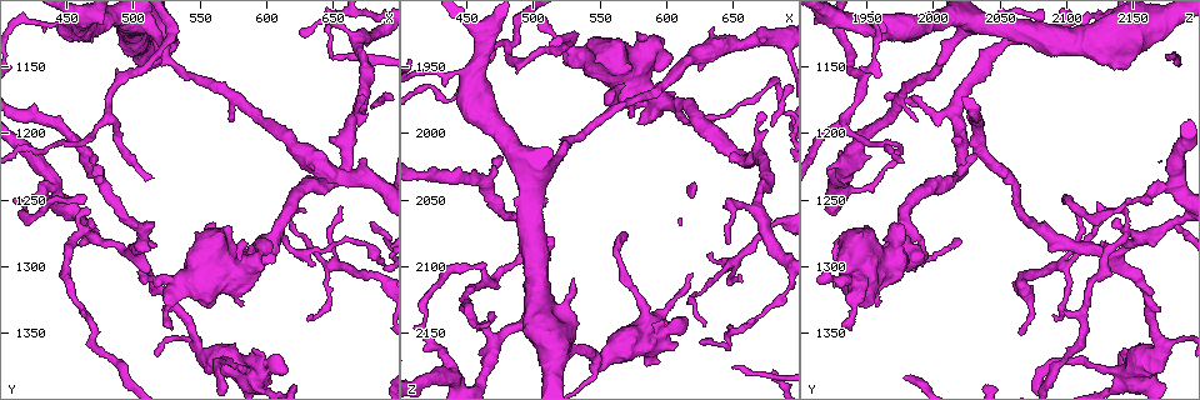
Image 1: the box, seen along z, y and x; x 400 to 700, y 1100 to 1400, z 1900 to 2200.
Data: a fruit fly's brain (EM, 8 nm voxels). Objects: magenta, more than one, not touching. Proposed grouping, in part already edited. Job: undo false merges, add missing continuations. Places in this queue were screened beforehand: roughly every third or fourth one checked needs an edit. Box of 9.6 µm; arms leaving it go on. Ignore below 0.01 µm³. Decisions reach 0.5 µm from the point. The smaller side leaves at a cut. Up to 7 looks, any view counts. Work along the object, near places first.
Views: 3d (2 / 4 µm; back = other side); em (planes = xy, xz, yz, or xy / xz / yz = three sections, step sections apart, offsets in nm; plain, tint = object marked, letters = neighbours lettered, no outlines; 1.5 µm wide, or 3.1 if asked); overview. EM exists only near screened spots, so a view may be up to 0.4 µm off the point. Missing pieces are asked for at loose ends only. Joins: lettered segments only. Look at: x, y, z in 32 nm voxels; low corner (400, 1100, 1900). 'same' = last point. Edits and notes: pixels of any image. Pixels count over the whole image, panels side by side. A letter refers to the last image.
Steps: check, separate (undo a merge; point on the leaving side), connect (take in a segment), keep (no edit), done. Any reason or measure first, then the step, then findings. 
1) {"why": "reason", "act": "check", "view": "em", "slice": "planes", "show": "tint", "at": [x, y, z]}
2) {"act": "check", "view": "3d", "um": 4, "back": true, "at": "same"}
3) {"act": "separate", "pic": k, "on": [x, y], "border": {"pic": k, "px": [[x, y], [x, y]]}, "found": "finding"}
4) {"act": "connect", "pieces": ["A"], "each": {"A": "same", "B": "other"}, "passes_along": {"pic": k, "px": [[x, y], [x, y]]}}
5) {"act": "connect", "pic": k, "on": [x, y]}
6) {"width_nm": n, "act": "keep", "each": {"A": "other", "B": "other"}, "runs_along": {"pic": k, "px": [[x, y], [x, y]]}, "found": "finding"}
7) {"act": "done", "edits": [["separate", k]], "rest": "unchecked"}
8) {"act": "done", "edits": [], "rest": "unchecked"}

{"why": "abrupt turn", "act": "check", "view": "3d", "um": 4, "at": [648, 1120, 2150]}

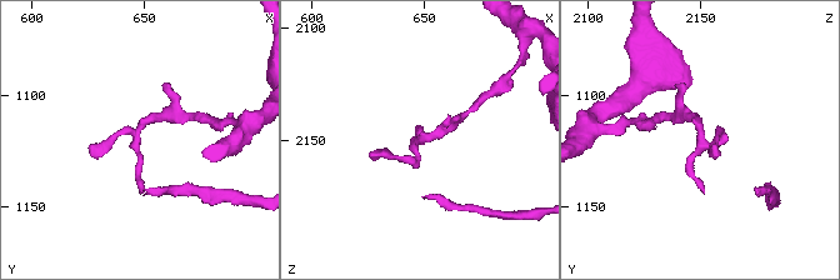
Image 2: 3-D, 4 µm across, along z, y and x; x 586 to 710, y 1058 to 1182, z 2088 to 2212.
{"why": "now the EM", "act": "check", "view": "em", "slice": "planes", "show": "letters", "at": [647, 1120, 2151]}

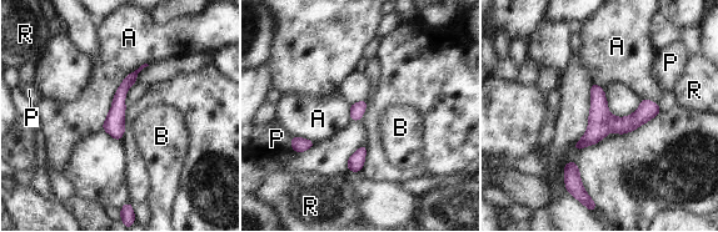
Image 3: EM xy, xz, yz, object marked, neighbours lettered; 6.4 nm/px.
{"act": "keep", "each": {"A": "other", "B": "other", "P": "other", "R": "other"}, "found": "one cell here"}

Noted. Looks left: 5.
{"act": "check", "view": "3d", "um": 2, "at": [574, 1192, 1990]}

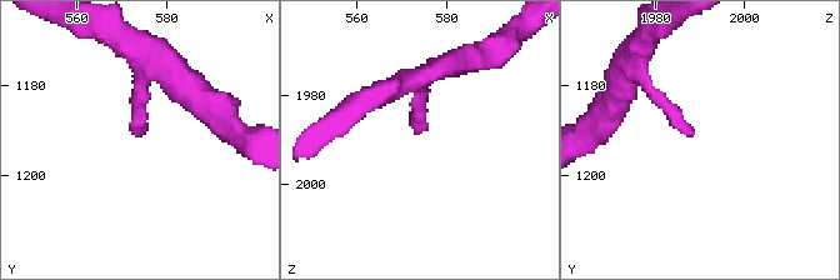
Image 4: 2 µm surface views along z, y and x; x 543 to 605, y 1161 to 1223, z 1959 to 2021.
{"act": "check", "view": "em", "slice": "planes", "show": "letters", "at": [573, 1190, 1989]}

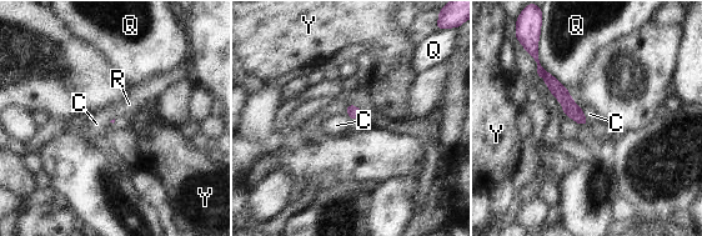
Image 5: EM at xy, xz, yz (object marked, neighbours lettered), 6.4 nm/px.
{"longest_contact_nm": ["Q", 320], "act": "keep", "each": {"C": "other", "Q": "other", "R": "other", "Y": "other"}, "runs_along": {"pic": 5, "px": [[540, 70], [582, 121]]}, "found": "none of them fits"}

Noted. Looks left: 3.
{"why": "an open end", "act": "check", "view": "3d", "um": 4, "at": [504, 1302, 1918]}

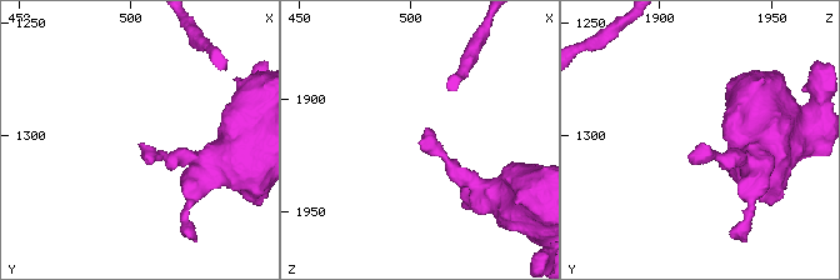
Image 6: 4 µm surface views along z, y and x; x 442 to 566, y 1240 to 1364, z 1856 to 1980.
{"act": "check", "view": "em", "slice": "planes", "show": "letters", "at": [505, 1304, 1920]}

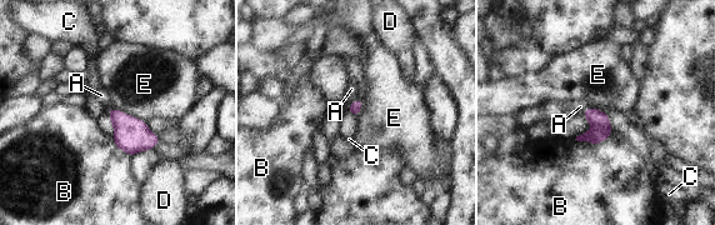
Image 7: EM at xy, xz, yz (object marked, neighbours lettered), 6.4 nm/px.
{"act": "connect", "pieces": ["A"], "each": {"A": "same", "B": "other", "C": "other", "D": "other", "E": "other"}, "passes_along": {"pic": 7, "px": [[355, 106], [351, 104], [351, 89]]}, "found": "it goes on there"}

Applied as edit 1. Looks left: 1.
{"act": "done", "edits": [["connect", 7]], "rest": "unchecked"}

